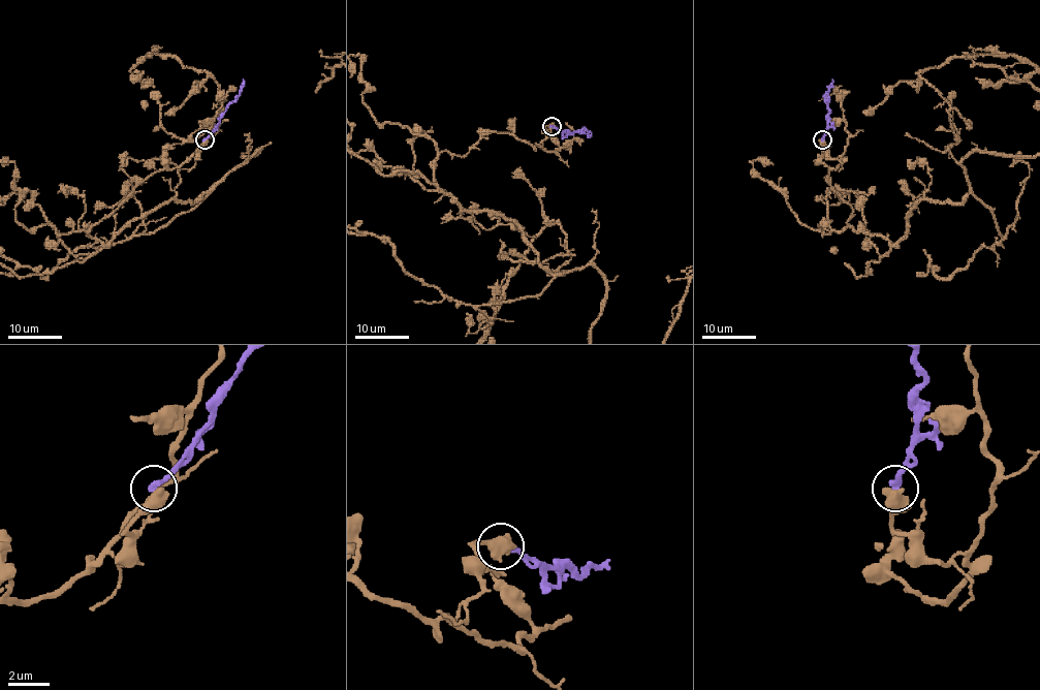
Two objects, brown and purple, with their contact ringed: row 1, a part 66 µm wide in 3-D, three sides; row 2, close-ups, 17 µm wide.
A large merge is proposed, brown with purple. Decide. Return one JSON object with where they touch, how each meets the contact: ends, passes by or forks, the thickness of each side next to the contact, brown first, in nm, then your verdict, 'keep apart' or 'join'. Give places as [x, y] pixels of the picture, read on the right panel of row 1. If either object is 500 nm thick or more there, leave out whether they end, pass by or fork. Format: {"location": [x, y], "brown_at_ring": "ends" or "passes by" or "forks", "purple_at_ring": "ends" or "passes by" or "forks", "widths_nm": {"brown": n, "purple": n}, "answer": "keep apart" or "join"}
{"location": [822, 139], "widths_nm": {"brown": 700, "purple": 320}, "answer": "keep apart"}

